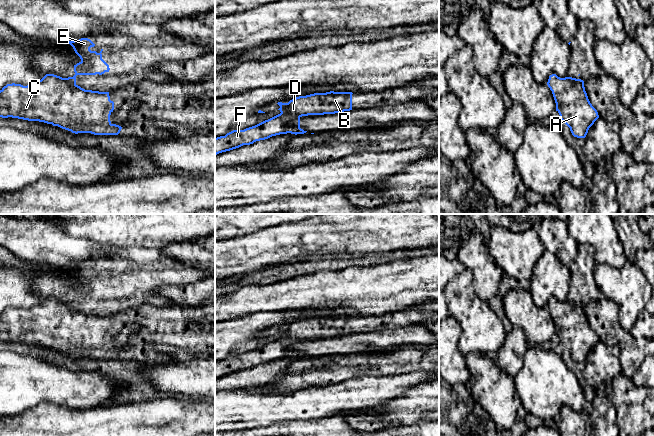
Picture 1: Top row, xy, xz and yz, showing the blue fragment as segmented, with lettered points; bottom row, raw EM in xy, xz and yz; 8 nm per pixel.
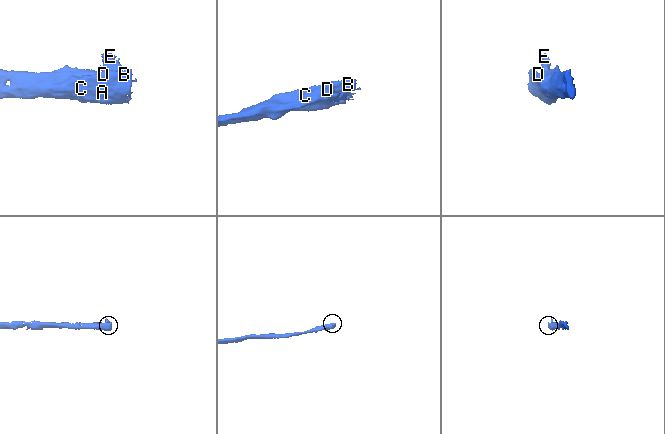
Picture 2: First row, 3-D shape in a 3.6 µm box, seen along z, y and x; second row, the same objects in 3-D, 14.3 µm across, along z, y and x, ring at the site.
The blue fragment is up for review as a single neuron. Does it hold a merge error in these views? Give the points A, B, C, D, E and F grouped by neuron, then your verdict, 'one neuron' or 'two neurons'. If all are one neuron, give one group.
A B C D F / E | two neurons

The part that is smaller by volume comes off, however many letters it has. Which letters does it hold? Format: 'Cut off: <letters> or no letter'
Cut off: E

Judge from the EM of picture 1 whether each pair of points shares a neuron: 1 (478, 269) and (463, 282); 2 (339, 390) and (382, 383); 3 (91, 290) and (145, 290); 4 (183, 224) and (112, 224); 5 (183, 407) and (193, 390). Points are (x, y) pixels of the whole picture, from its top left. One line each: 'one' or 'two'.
1: two
2: one
3: one
4: one
5: two

